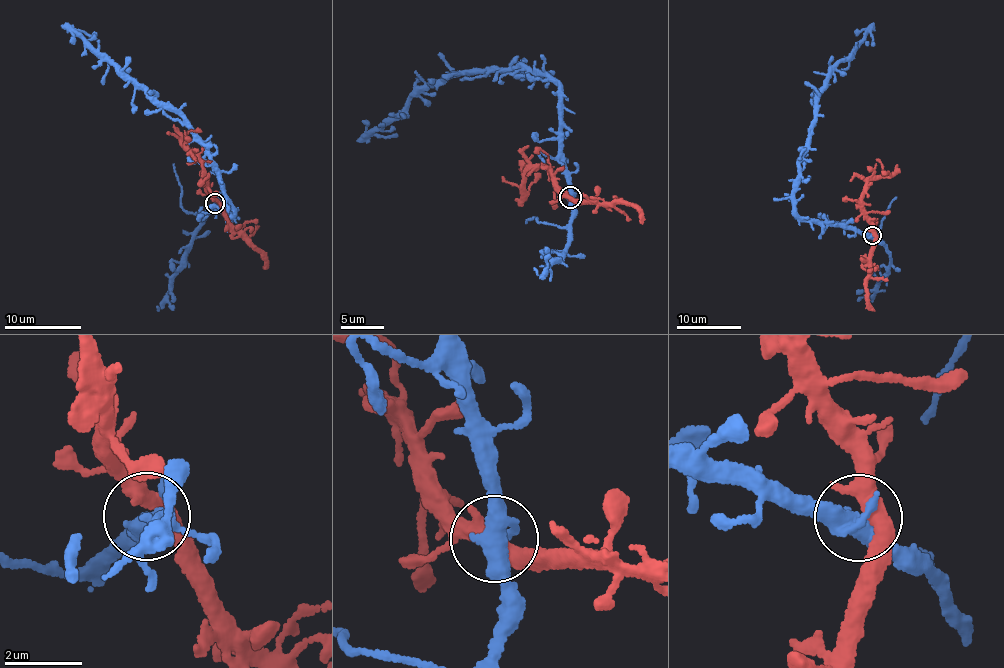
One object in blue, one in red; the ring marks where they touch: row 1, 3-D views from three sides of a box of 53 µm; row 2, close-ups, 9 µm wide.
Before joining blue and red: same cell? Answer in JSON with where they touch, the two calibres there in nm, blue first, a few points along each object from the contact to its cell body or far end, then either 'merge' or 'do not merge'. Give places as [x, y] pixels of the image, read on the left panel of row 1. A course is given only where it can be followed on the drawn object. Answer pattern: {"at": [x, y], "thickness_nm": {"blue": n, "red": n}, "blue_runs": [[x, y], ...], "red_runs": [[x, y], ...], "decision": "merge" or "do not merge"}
{"at": [215, 203], "thickness_nm": {"blue": 400, "red": 360}, "blue_runs": [[214, 203], [228, 217], [232, 213], [209, 149], [174, 111], [161, 108], [75, 32], [96, 33]], "red_runs": [[214, 202], [205, 178], [205, 168], [183, 140], [186, 134], [202, 131]], "decision": "merge"}

